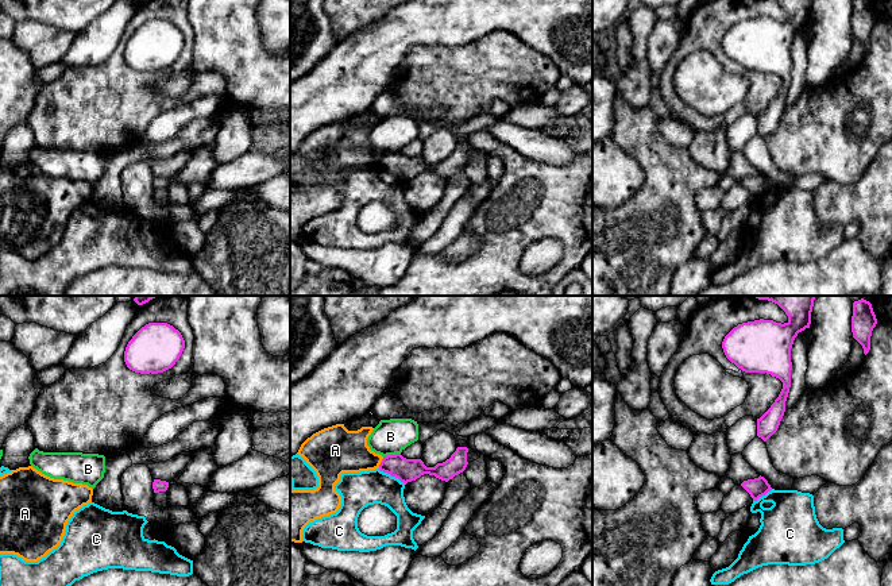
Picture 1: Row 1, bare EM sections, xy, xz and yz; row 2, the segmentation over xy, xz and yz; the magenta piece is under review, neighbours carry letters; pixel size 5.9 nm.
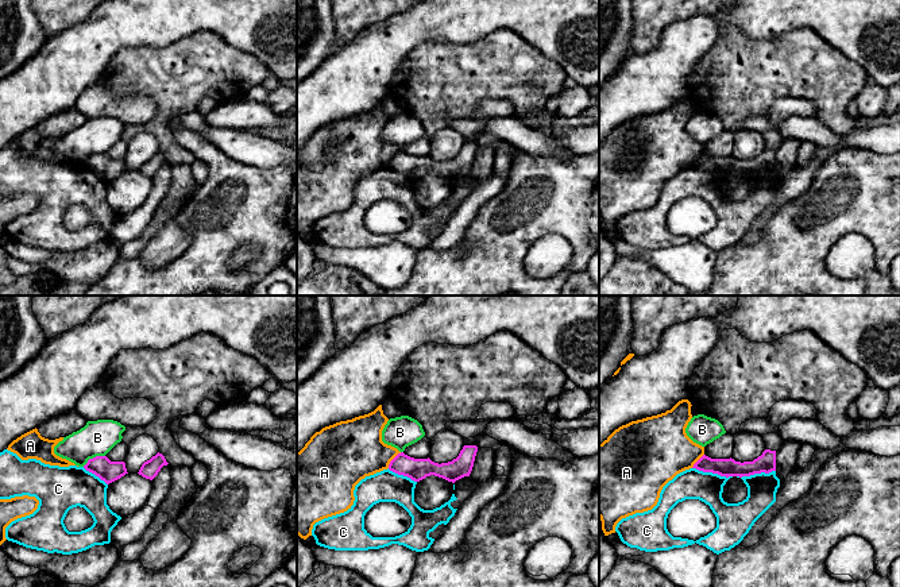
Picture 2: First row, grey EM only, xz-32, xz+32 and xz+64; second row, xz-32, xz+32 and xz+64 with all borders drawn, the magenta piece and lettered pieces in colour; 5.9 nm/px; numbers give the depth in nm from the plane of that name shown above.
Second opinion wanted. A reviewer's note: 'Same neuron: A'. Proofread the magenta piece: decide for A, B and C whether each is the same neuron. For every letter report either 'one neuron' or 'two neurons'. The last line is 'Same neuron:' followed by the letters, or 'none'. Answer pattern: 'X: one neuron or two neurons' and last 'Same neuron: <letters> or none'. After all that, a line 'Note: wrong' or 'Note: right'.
A: two neurons
B: two neurons
C: two neurons
Same neuron: none
Note: wrong

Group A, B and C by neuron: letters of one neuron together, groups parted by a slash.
A / B / C

